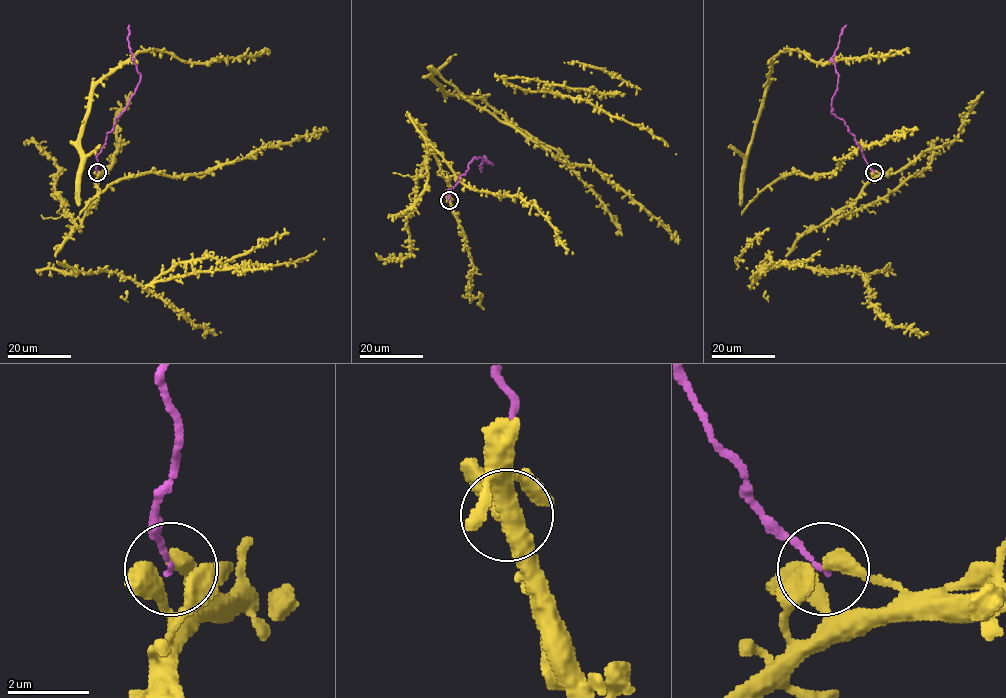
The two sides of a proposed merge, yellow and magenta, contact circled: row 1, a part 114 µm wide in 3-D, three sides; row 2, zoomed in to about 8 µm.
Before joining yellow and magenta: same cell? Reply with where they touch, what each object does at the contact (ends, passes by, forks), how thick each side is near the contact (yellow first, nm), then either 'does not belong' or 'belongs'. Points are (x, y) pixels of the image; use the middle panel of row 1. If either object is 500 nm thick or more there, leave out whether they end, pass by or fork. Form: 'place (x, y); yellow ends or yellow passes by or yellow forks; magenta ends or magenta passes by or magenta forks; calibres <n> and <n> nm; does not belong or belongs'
place (449, 200); yellow ends; magenta ends; calibres 400 and 110 nm; does not belong

